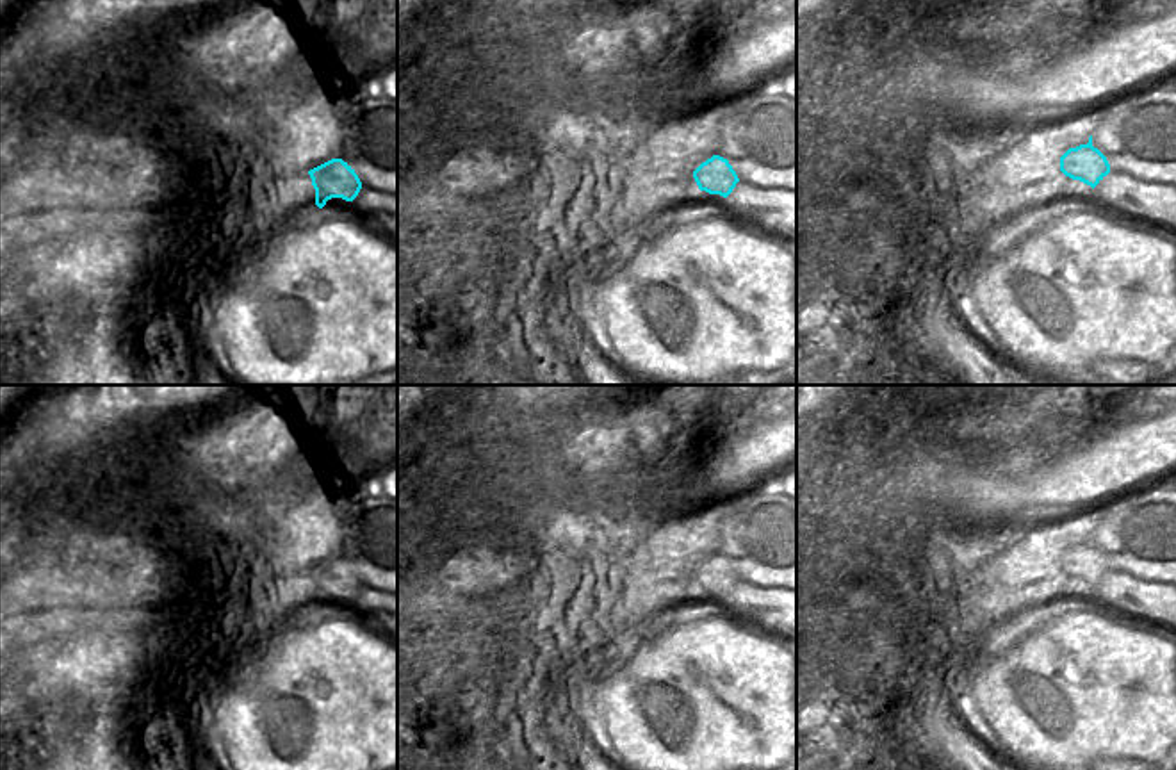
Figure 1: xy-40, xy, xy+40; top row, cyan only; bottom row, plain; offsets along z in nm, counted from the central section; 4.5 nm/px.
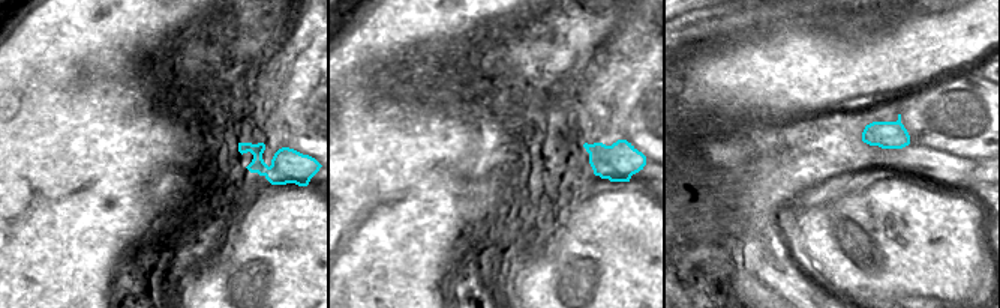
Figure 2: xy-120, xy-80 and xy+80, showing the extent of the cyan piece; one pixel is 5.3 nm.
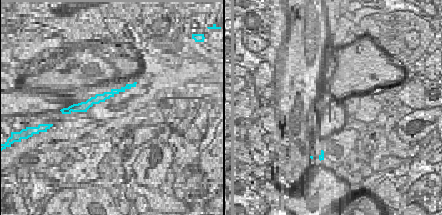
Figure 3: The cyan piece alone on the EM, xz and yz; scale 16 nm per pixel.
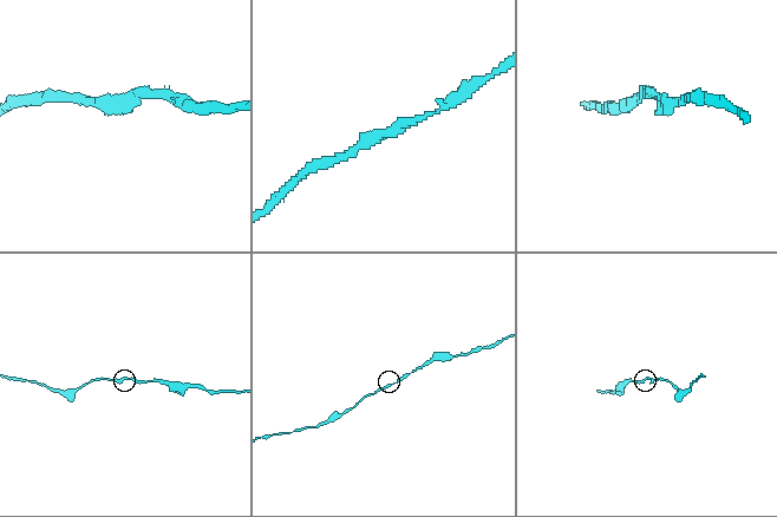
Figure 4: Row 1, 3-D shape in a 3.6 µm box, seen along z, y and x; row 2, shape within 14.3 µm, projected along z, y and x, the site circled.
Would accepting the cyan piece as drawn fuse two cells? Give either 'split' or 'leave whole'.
leave whole

